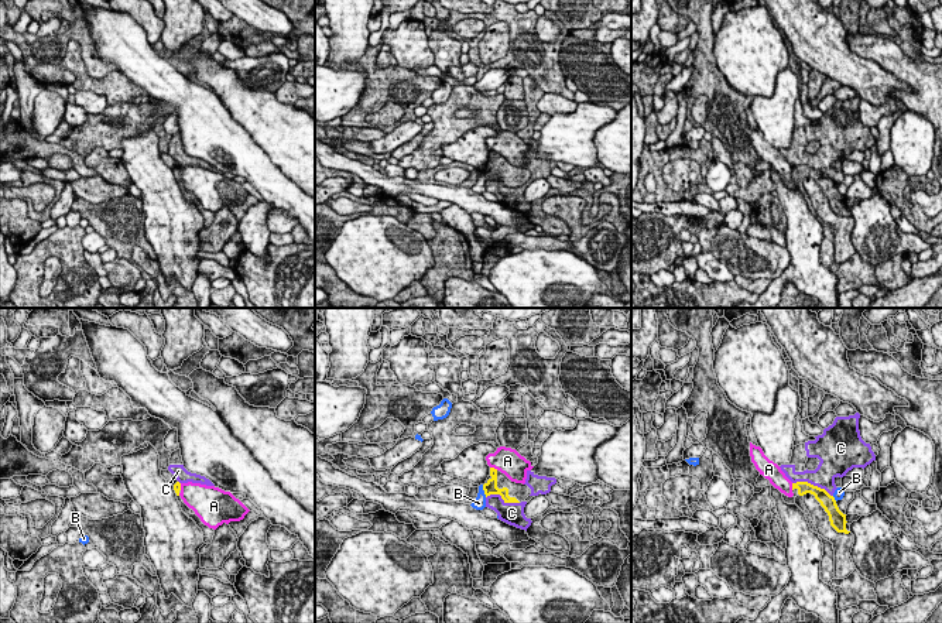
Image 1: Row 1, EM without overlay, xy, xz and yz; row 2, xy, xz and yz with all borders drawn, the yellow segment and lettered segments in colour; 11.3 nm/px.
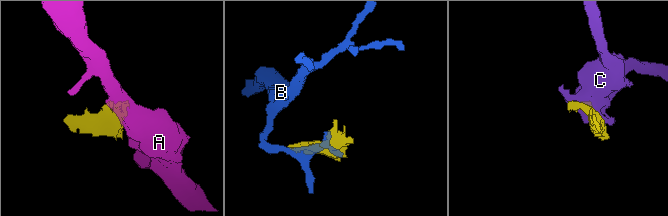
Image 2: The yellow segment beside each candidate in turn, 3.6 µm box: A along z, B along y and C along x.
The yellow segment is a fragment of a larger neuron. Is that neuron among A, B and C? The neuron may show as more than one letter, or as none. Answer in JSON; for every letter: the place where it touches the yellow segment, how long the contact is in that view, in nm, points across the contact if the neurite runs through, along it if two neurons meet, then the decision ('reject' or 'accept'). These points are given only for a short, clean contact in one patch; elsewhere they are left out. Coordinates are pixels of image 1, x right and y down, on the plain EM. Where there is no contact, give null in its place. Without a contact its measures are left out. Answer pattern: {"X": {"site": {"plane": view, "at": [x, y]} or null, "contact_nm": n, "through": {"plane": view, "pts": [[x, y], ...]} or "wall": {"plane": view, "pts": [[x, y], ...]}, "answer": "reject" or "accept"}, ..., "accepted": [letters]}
{"A": {"site": {"plane": "xz", "at": [493, 151]}, "contact_nm": 100, "wall": {"plane": "xz", "pts": [[490, 150], [497, 153]]}, "answer": "reject"}, "B": {"site": {"plane": "xz", "at": [483, 173]}, "contact_nm": 150, "answer": "reject"}, "C": {"site": {"plane": "yz", "at": [812, 168]}, "contact_nm": 500, "answer": "reject"}, "accepted": []}

